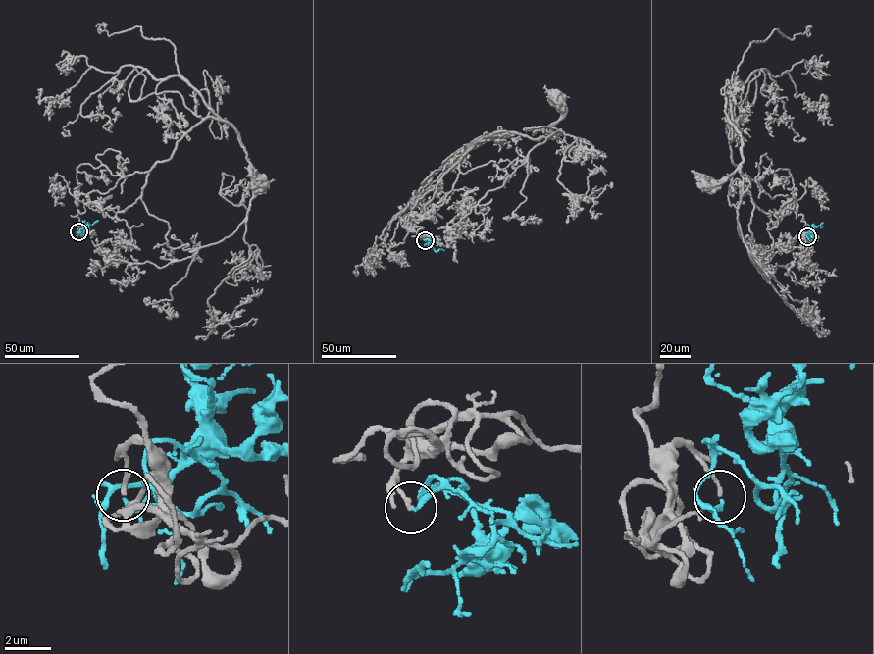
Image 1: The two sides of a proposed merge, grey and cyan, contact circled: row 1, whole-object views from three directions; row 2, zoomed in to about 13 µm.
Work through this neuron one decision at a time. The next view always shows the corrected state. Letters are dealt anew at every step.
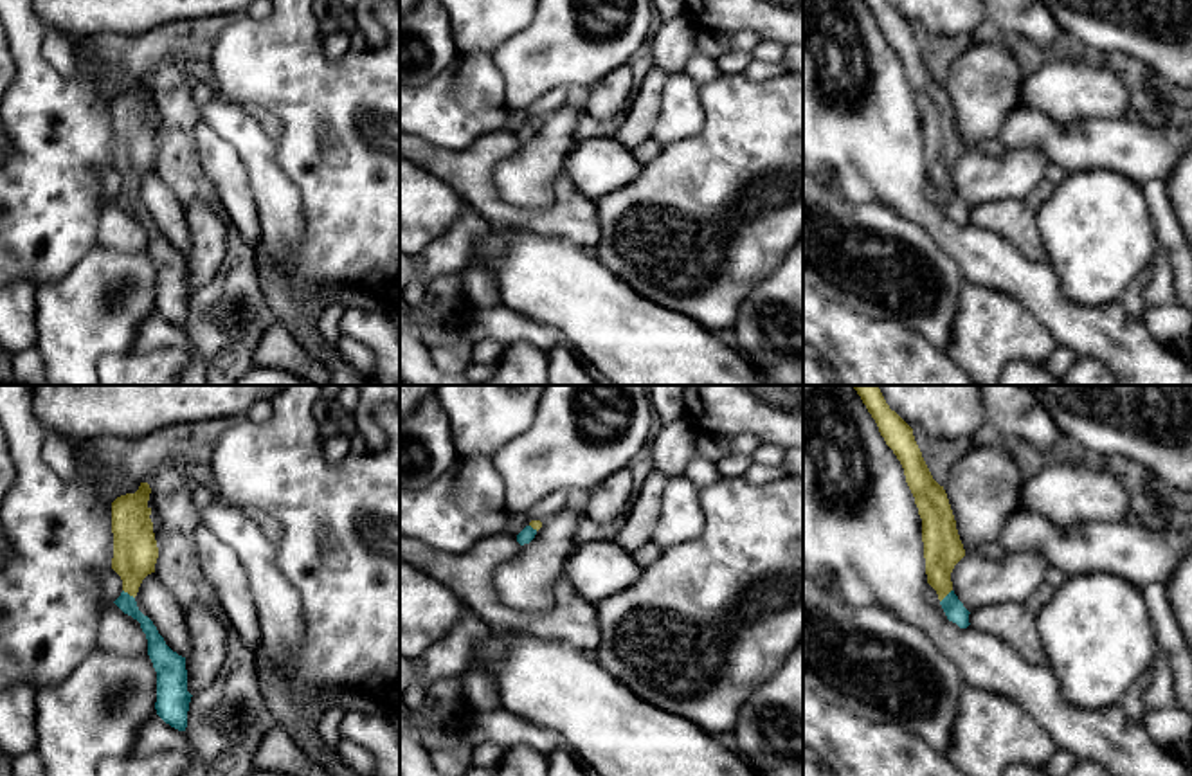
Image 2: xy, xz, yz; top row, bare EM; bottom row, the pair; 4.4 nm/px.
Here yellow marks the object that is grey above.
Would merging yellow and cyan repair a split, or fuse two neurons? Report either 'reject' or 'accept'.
accept

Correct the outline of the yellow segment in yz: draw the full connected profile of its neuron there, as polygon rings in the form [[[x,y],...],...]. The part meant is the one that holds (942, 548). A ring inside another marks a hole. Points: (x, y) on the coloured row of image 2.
[[[853,385],[880,436],[900,461],[906,483],[922,519],[922,542],[927,583],[936,591],[949,621],[967,628],[969,610],[953,591],[951,573],[965,556],[956,520],[944,486],[940,486],[915,441],[913,429],[886,403],[879,385]]]

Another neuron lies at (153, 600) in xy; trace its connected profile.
[[[155,573],[142,580],[135,601],[139,610],[153,621],[166,645],[178,655],[185,657],[189,650],[185,610],[157,580]]]

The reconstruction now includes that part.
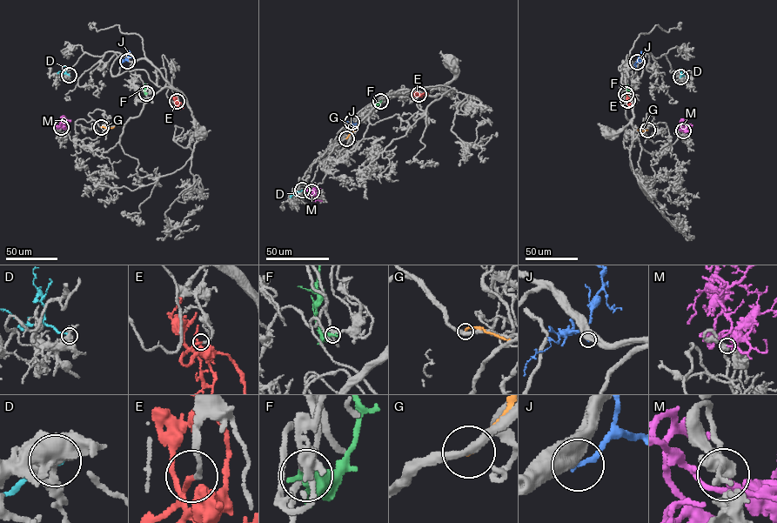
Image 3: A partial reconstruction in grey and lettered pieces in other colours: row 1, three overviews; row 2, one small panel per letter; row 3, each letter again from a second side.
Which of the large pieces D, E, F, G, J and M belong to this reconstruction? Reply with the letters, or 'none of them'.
E, M

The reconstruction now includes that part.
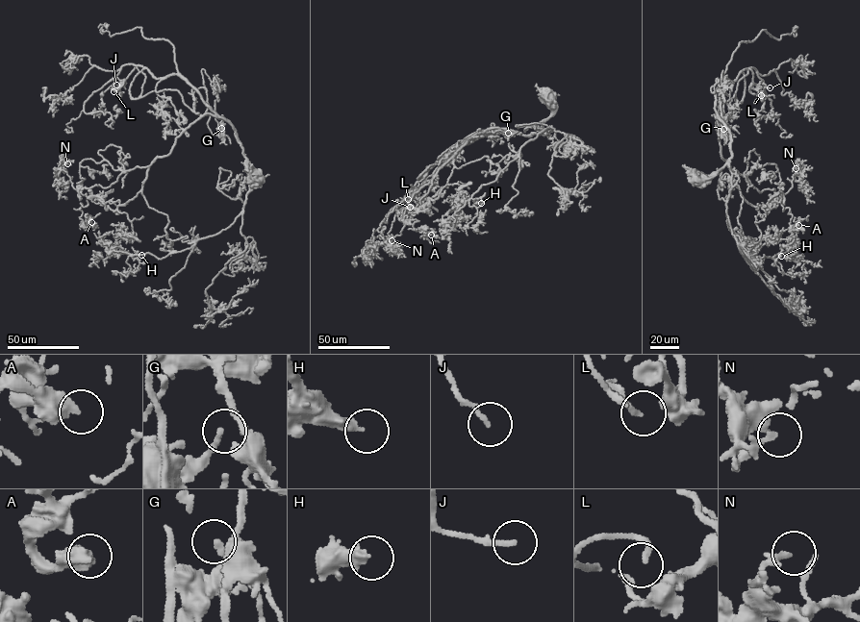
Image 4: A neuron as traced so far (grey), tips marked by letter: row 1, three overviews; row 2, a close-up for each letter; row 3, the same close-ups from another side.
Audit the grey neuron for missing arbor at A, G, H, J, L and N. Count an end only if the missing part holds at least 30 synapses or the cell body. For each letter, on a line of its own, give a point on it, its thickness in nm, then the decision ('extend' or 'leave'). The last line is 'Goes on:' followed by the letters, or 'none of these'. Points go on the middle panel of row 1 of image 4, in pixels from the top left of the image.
A: (431, 235) | 400 nm | leave
G: (508, 133) | 140 nm | leave
H: (481, 203) | 200 nm | extend
J: (410, 207) | 160 nm | extend
L: (408, 199) | 110 nm | extend
N: (392, 240) | 190 nm | leave
Goes on: H, J, L

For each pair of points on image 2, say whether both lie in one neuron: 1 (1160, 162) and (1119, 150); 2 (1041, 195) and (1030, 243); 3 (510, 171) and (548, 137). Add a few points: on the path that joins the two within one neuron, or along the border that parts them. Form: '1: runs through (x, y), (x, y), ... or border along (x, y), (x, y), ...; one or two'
1: runs through (1149, 153), (1129, 150); one
2: runs through (1029, 207), (1029, 231); one
3: runs through (519, 166), (539, 146); one

